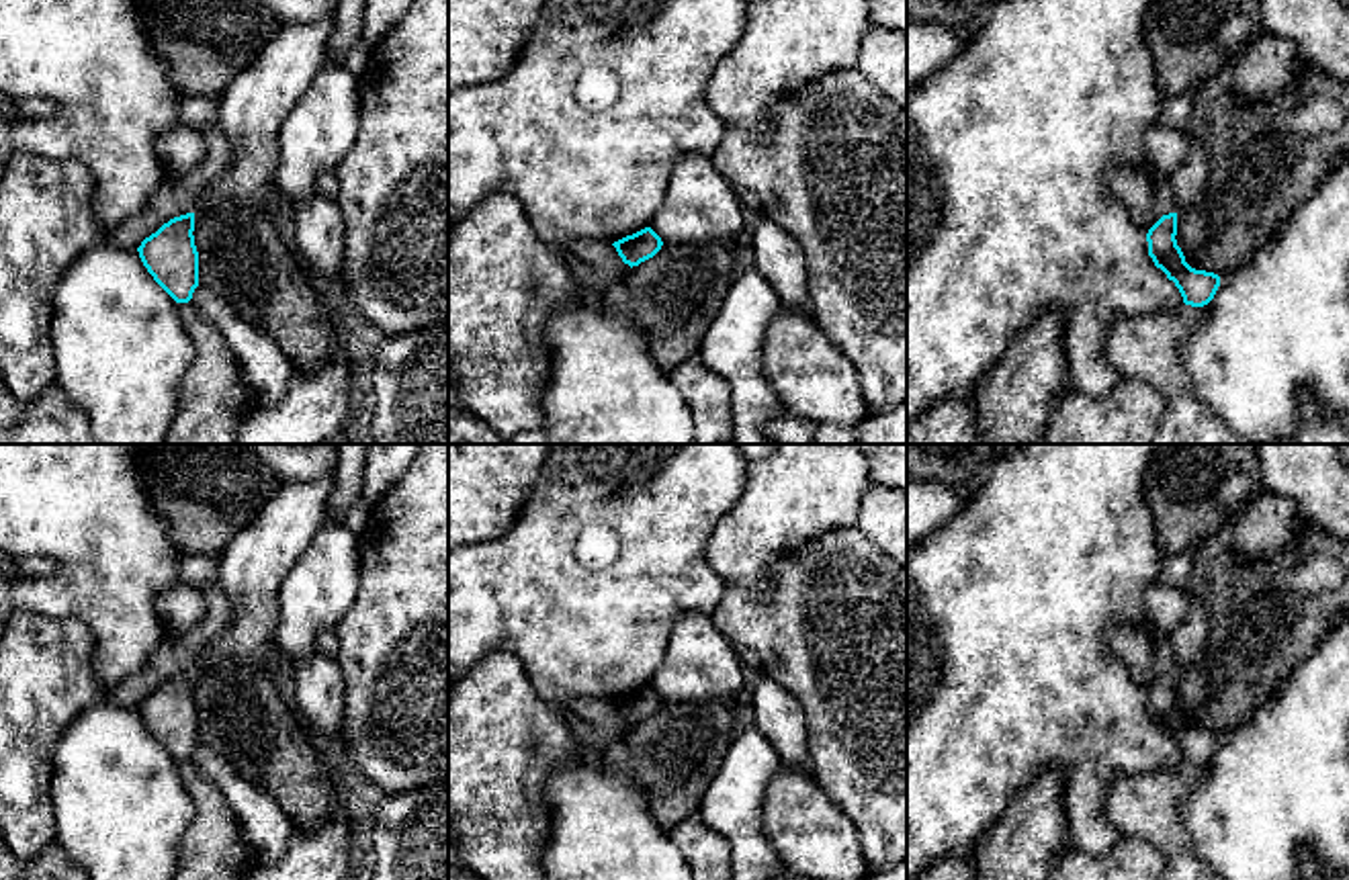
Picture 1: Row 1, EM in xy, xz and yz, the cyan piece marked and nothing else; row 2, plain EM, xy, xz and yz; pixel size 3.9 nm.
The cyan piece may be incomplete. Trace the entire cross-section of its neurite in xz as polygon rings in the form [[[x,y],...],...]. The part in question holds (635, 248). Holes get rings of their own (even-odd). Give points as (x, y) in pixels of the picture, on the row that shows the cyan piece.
[[[645,227],[633,235],[614,241],[612,246],[616,248],[622,262],[633,268],[653,258],[661,250],[663,241],[651,227]]]

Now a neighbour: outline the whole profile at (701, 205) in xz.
[[[684,153],[673,162],[665,199],[649,227],[663,246],[737,244],[743,229],[743,205],[739,192],[710,158]]]

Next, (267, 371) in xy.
[[[199,284],[190,303],[219,327],[233,350],[242,379],[258,407],[278,403],[287,391],[295,366],[278,346],[252,323],[244,321],[217,293]]]

